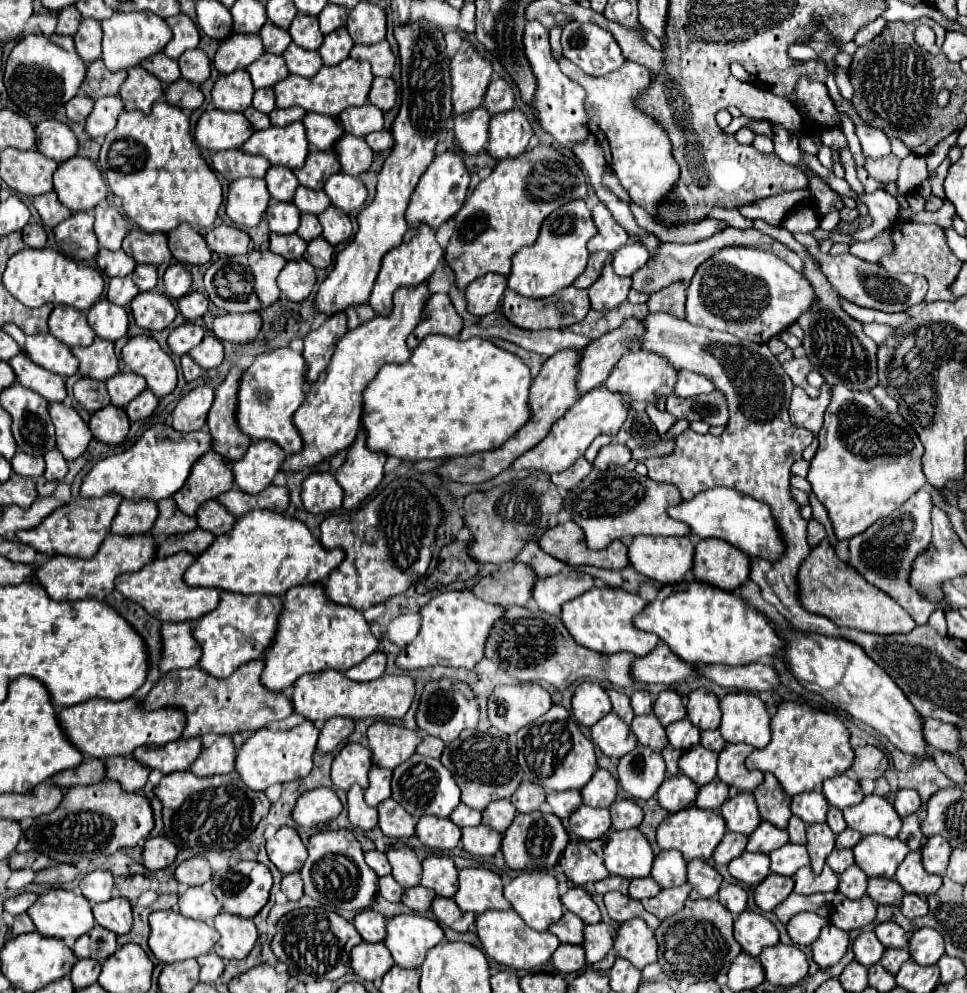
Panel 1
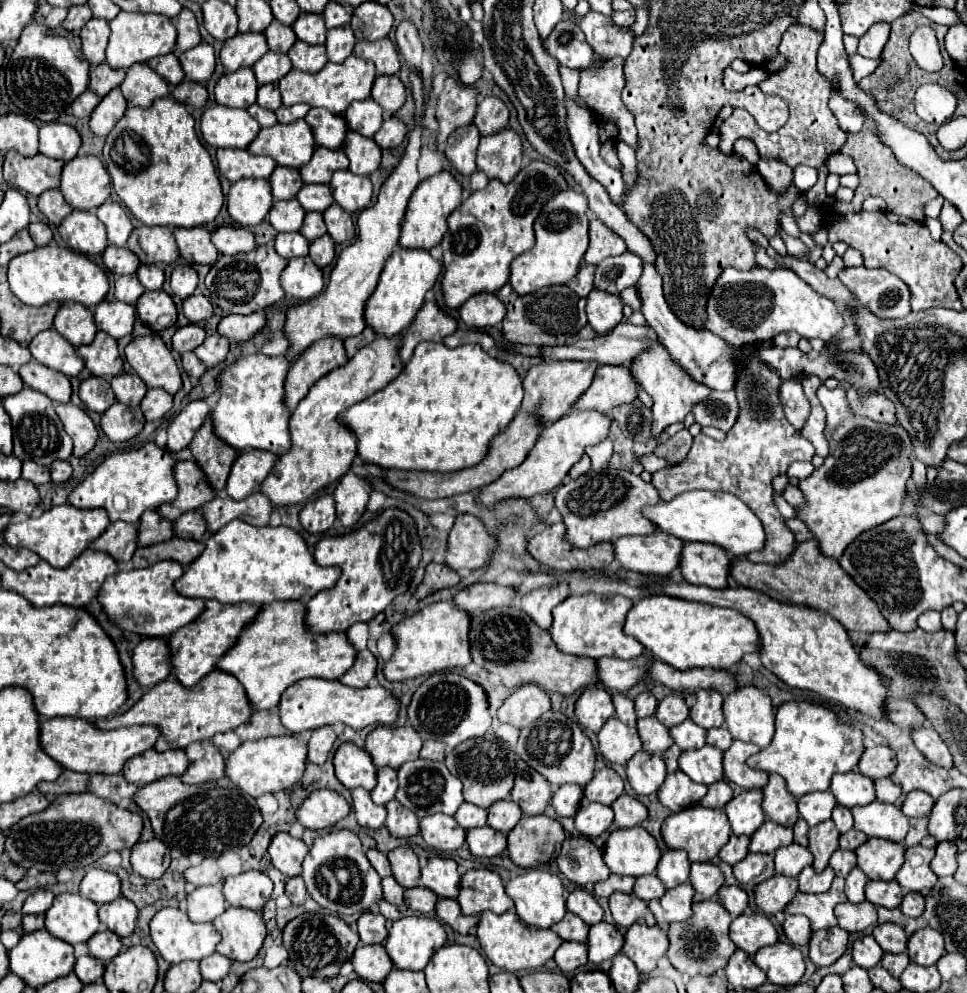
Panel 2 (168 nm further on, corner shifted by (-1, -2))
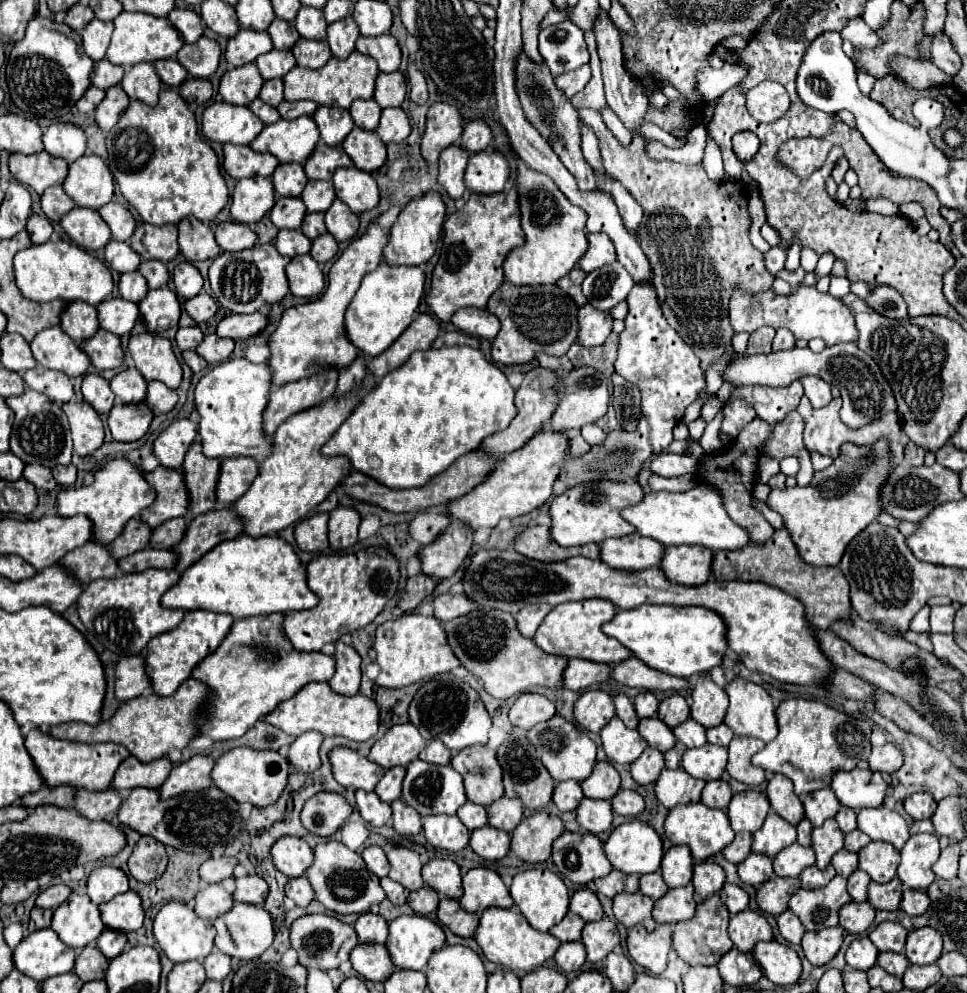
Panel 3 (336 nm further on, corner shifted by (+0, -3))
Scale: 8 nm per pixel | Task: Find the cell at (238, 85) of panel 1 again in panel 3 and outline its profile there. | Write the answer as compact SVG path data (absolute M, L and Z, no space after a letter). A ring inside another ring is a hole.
M255 63L237 67L237 69L229 69L223 77L221 77L221 85L219 85L219 93L223 97L223 101L233 103L233 105L249 105L261 91L263 79L259 75L259 69Z

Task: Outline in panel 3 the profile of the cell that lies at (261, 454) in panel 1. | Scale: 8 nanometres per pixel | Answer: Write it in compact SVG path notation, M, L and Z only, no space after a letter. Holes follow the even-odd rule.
M247 457L223 459L217 479L217 501L223 505L233 505L249 489L257 473L259 467L255 459Z

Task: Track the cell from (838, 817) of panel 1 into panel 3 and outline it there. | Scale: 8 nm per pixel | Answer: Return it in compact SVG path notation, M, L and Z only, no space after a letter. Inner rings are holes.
M841 807L839 813L835 815L835 819L837 819L839 829L843 833L849 833L849 831L853 831L857 827L857 813L853 809L849 809L849 807Z

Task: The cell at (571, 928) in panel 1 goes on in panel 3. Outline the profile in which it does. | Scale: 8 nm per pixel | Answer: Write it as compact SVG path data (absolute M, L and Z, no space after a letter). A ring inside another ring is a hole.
M569 911L561 923L557 923L549 933L553 937L557 937L559 941L579 941L581 939L581 931L583 931L583 925L585 921L575 915L573 911Z

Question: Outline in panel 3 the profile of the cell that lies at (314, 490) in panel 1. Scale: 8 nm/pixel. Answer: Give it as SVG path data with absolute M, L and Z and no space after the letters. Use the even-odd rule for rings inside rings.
M317 513L309 519L303 519L295 527L295 541L301 551L321 553L329 547L327 541L327 513Z

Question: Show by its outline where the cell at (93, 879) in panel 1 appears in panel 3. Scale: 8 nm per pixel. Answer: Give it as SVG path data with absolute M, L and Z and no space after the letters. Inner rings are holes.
M109 865L97 867L87 879L87 895L97 905L111 901L115 895L125 891L129 891L129 879L117 867L109 867Z

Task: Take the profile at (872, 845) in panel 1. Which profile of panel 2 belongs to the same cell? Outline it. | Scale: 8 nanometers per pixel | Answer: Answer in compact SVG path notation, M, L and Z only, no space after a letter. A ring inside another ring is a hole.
M868 838L864 846L856 850L858 868L870 880L894 880L896 872L904 864L904 852L906 848L898 842L882 840L882 838Z

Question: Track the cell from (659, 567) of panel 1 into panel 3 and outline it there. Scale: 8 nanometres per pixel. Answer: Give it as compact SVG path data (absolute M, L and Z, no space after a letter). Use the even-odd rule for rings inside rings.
M631 533L627 537L605 539L601 545L601 561L627 571L641 571L643 567L655 567L661 563L665 547L655 539L639 537Z

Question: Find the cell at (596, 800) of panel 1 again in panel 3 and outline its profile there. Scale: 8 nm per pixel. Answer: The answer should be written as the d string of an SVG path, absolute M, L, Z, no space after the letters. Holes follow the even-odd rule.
M599 761L593 767L593 773L581 783L585 797L591 799L611 799L617 791L619 791L619 773L617 769L607 763L607 761Z

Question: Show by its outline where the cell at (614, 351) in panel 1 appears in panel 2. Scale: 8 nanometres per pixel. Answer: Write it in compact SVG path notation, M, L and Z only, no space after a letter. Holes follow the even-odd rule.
M544 360L528 370L524 376L524 400L522 410L540 412L544 422L556 422L564 414L572 410L572 404L584 390L588 390L592 382L592 374L596 374L598 362L576 362L576 360Z

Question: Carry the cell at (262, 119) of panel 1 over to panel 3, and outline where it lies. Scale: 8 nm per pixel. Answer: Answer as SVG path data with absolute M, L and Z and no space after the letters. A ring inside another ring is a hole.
M255 99L251 105L249 105L249 109L265 123L265 125L269 125L269 123L275 123L275 121L279 121L281 119L281 115L279 115L279 111L275 109L275 107L271 107L271 105L267 105L267 103L263 103L261 99Z

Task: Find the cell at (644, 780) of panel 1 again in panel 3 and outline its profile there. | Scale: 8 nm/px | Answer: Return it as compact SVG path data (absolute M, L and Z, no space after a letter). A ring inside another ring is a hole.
M647 747L643 755L631 763L631 775L639 785L649 785L657 781L663 767L665 767L663 753L655 751L655 747Z

